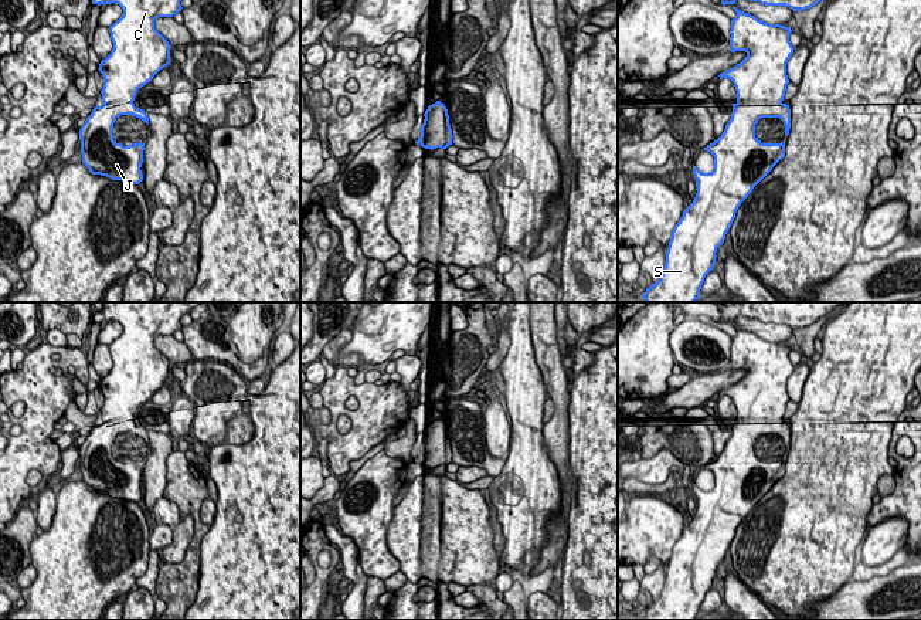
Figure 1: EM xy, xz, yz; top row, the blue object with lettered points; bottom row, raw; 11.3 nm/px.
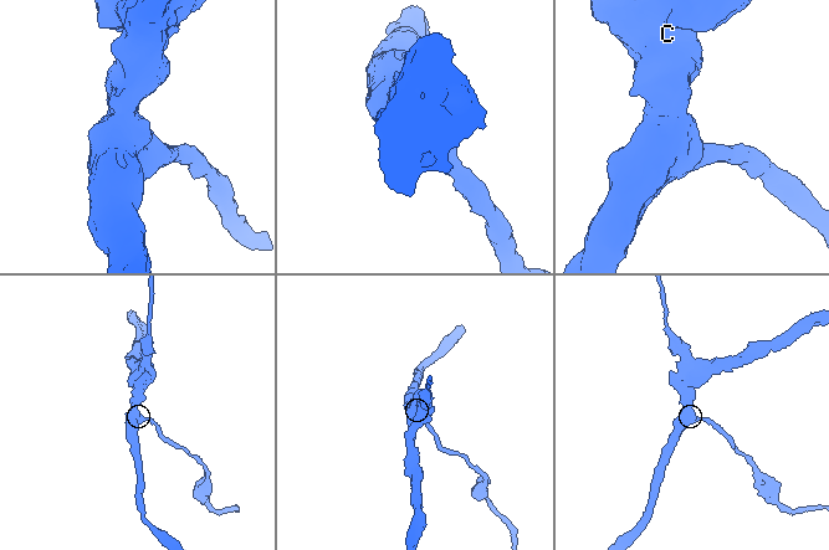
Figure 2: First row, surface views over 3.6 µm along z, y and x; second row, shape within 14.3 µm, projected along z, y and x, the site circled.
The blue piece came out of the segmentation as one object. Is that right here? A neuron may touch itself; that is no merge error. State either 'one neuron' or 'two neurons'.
one neuron

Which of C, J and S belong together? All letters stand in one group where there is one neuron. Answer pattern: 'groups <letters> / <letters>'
groups C J S

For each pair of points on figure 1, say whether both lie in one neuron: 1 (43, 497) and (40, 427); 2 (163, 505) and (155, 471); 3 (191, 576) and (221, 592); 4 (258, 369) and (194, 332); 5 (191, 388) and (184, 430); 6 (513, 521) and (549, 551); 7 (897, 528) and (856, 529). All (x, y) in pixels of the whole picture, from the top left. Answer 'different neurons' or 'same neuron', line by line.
1: different neurons
2: different neurons
3: different neurons
4: same neuron
5: different neurons
6: different neurons
7: different neurons

